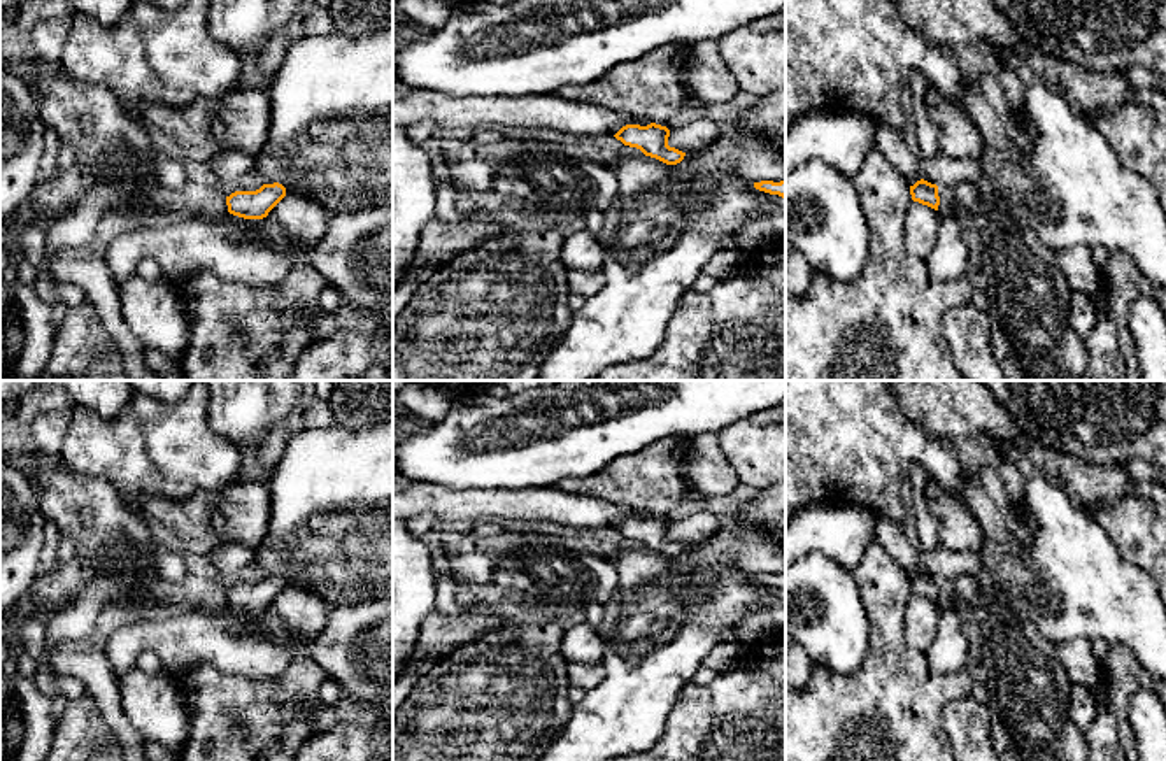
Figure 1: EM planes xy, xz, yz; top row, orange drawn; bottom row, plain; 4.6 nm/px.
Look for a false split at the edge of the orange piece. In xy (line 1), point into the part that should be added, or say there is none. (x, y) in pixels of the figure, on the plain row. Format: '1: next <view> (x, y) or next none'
1: next none

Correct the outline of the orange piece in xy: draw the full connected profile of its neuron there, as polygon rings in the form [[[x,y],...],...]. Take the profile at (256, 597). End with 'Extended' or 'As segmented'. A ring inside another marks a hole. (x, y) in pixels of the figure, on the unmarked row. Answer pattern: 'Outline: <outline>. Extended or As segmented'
Outline: [[[279,575],[263,577],[256,584],[235,584],[226,589],[228,605],[244,612],[263,612],[286,589]]]. As segmented

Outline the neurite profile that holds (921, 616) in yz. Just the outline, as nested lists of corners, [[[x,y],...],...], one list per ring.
[[[912,593],[903,612],[903,626],[908,644],[926,654],[938,631],[938,617],[938,603]]]

